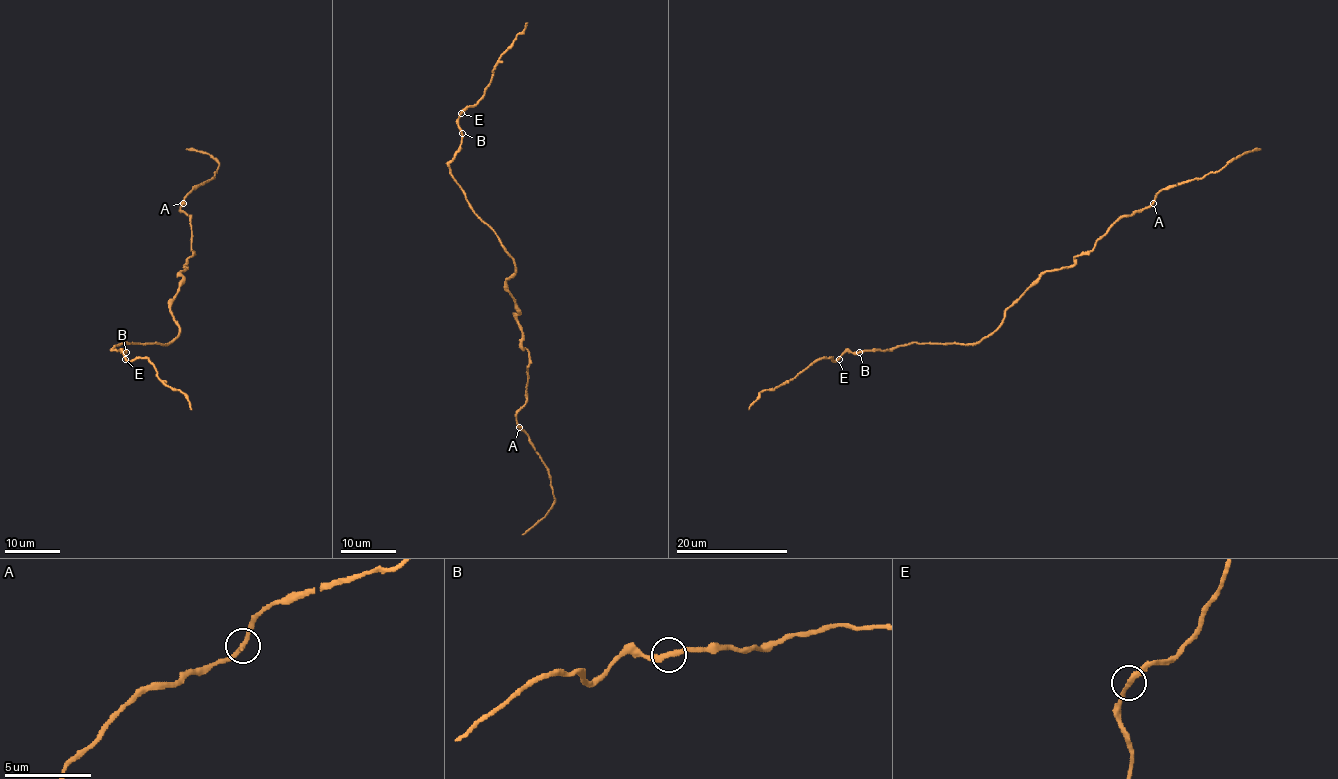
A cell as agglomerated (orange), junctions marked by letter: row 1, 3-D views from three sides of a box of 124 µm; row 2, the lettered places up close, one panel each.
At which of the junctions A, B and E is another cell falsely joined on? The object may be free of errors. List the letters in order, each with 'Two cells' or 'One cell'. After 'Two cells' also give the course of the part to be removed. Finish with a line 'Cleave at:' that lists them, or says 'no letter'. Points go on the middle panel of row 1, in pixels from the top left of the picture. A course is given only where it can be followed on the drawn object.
A: One cell
B: One cell
E: One cell
Cleave at: no letter

